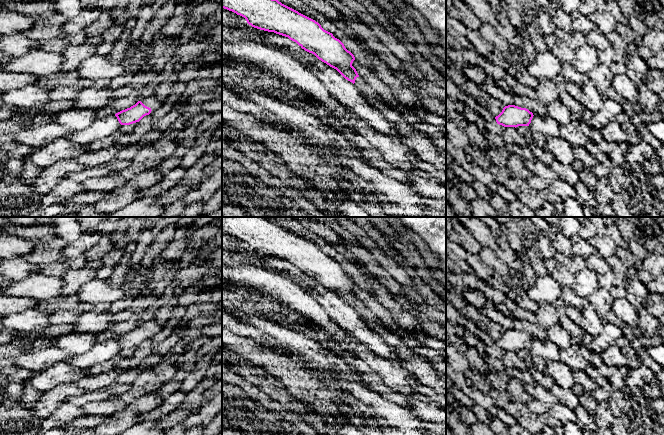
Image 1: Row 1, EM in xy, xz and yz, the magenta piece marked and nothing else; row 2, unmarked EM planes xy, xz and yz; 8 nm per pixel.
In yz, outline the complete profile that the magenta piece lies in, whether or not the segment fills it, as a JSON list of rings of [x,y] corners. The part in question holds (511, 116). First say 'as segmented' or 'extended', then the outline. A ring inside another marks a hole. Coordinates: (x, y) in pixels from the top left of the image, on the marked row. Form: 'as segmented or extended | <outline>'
as segmented | [[[508,105],[503,108],[495,119],[499,125],[516,128],[518,126],[529,126],[533,116],[533,113],[526,108]]]

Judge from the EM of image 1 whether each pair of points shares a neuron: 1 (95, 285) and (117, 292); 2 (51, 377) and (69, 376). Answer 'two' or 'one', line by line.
1: one
2: one

